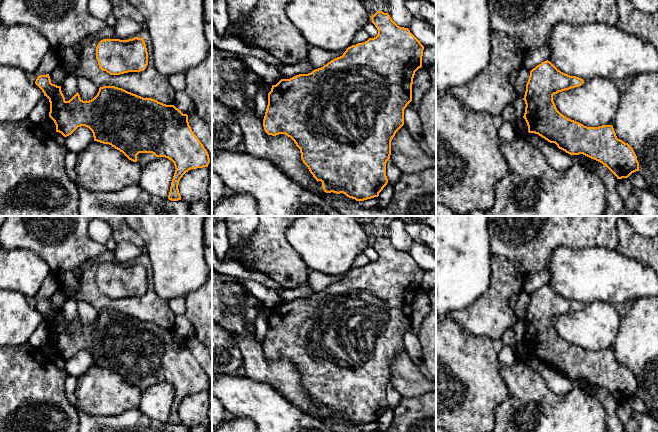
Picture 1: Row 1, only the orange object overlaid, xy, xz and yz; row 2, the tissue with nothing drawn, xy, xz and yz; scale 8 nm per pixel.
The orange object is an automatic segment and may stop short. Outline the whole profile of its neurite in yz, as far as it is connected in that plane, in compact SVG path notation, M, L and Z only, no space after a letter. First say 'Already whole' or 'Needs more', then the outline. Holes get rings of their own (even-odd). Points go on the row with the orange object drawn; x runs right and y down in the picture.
Already whole. M546 60L530 71L523 100L528 132L535 133L570 155L583 154L605 165L617 179L639 171L633 148L618 139L612 125L587 127L561 114L553 95L579 87L584 80L558 70Z

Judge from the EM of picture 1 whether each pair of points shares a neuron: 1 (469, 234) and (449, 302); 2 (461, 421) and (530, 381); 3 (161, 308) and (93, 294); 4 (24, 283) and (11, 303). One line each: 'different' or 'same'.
1: same
2: different
3: same
4: different

